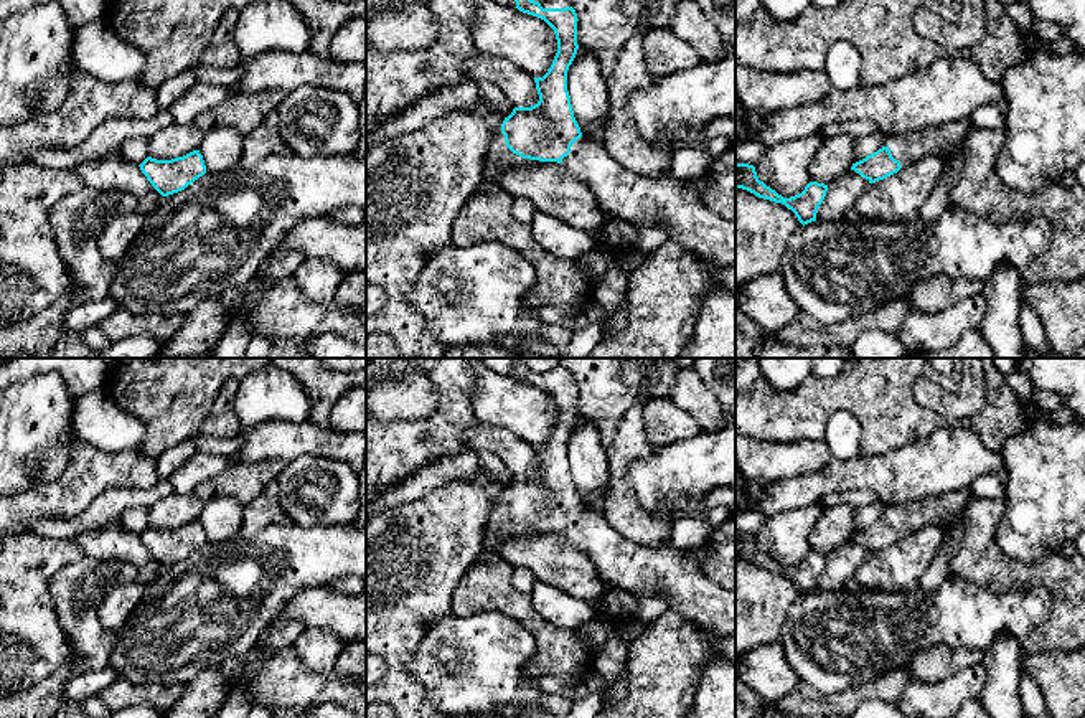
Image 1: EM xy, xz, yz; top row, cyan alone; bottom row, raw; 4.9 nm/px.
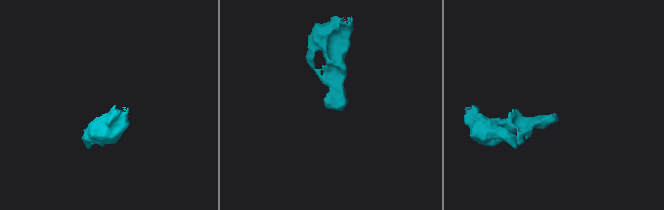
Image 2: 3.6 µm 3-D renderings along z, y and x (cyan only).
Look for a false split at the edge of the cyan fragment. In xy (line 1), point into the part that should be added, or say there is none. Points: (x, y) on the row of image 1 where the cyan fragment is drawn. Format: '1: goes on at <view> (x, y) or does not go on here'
1: does not go on here

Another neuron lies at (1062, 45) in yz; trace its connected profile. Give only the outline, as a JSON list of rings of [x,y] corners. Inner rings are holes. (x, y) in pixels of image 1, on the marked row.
[[[1054,38],[1054,40],[1044,40],[1045,50],[1050,54],[1070,54],[1073,51],[1077,51],[1075,45],[1065,38]]]

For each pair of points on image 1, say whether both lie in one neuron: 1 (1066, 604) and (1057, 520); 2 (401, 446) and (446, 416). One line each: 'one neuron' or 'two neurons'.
1: two neurons
2: one neuron

